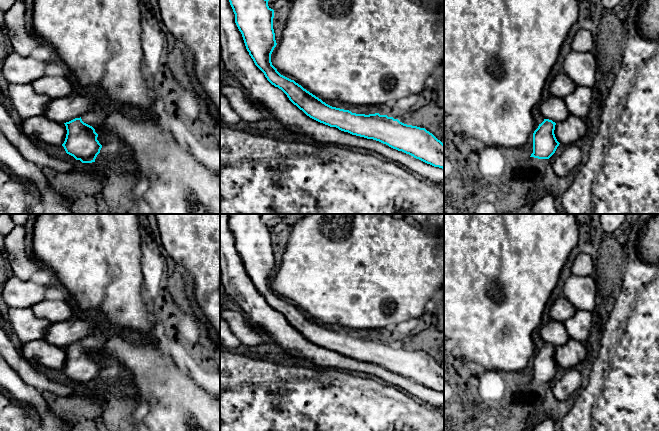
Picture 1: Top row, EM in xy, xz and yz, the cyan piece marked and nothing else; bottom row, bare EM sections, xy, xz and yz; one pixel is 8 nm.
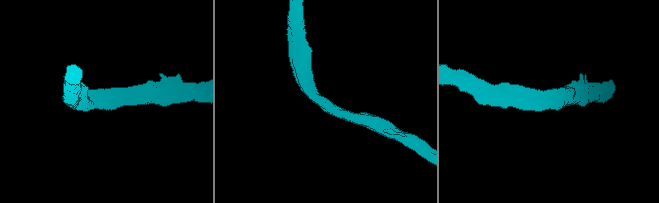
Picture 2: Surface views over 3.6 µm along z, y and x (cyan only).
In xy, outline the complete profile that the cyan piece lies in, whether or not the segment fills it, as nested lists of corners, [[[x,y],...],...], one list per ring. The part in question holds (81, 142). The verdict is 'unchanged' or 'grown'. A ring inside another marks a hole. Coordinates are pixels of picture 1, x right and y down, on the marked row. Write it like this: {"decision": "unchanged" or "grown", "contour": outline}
{"decision": "unchanged", "contour": [[[81,117],[64,124],[67,134],[62,146],[66,153],[82,163],[95,162],[102,148],[102,145],[97,140],[98,134],[95,129],[84,123]]]}

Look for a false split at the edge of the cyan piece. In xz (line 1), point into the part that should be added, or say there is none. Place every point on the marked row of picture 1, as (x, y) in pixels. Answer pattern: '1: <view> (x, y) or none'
1: none

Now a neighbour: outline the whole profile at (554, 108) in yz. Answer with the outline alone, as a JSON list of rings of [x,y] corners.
[[[556,96],[542,100],[538,106],[543,118],[555,123],[562,122],[570,116],[564,100]]]

